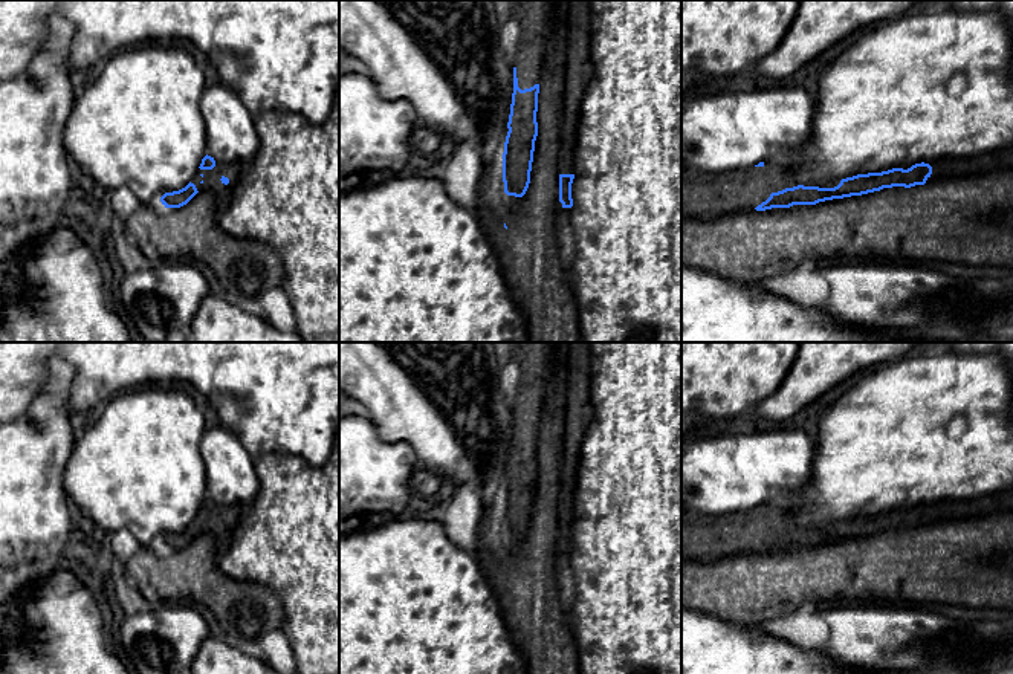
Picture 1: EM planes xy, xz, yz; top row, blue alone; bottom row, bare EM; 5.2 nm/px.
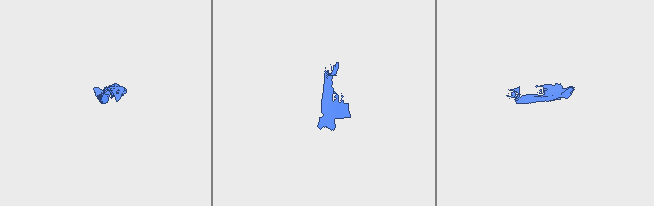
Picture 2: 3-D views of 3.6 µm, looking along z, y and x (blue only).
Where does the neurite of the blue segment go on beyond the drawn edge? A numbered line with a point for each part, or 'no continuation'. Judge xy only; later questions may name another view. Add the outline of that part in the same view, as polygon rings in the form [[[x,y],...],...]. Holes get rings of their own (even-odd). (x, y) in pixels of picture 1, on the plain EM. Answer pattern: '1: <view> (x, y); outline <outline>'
1: xy (222, 535); outline [[[218,504],[212,512],[197,512],[191,526],[196,527],[197,533],[208,532],[214,536],[217,547],[217,556],[223,556],[232,541],[232,533],[243,518],[244,507],[240,504]]]

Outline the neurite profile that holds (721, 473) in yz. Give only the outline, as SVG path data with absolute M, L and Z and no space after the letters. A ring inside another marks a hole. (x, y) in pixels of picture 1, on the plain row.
M784 425L767 433L704 433L681 442L681 510L720 515L782 503L810 480L816 437Z

